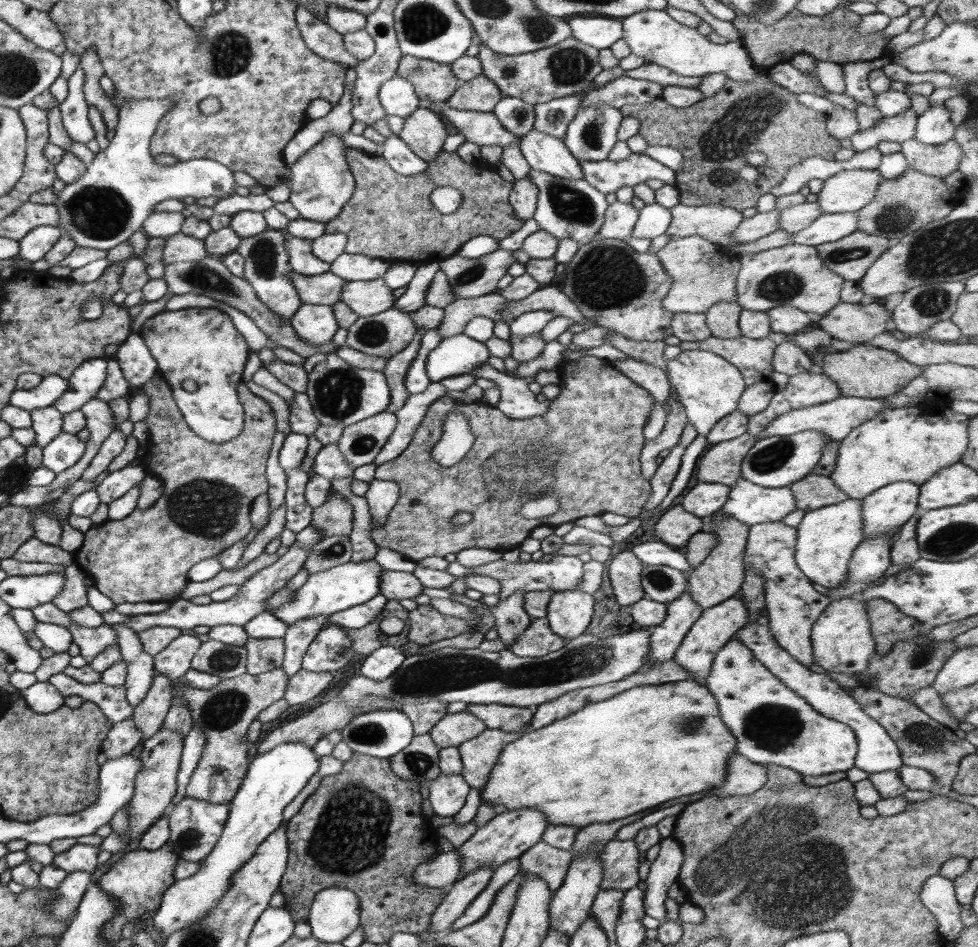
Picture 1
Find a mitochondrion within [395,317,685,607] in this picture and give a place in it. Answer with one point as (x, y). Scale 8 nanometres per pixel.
(512, 473)

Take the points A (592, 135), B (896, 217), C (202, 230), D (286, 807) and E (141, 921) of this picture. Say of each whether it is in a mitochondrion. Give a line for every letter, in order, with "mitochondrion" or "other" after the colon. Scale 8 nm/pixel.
A: mitochondrion
B: mitochondrion
C: other
D: other
E: other

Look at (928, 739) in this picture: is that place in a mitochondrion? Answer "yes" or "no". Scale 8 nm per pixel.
yes

